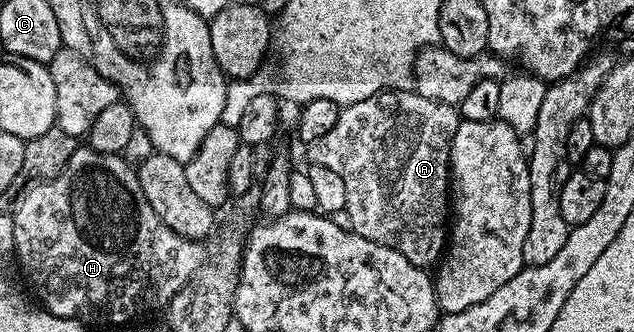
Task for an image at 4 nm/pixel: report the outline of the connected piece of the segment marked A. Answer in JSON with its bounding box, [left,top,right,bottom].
[308,89,461,269]

